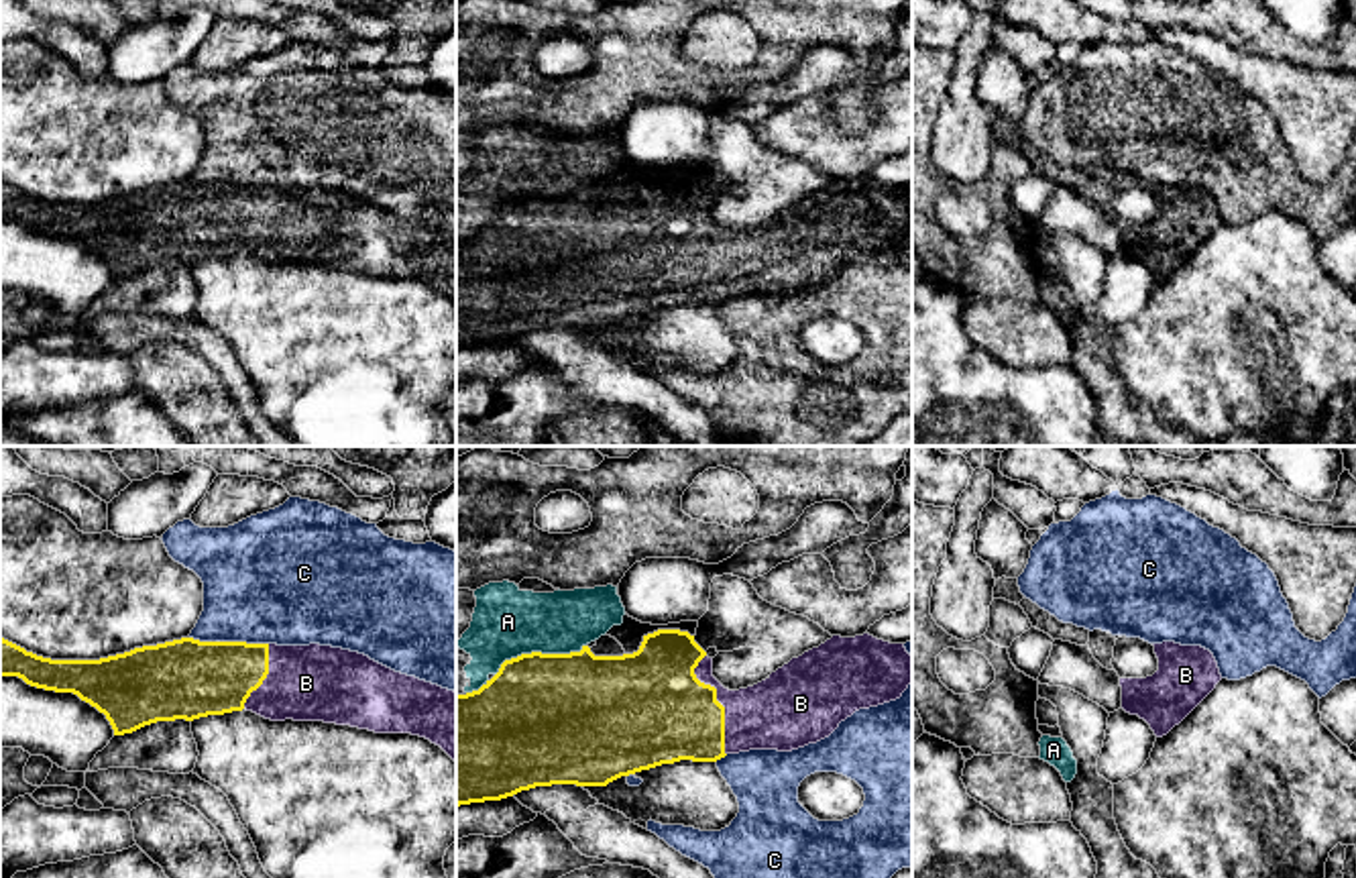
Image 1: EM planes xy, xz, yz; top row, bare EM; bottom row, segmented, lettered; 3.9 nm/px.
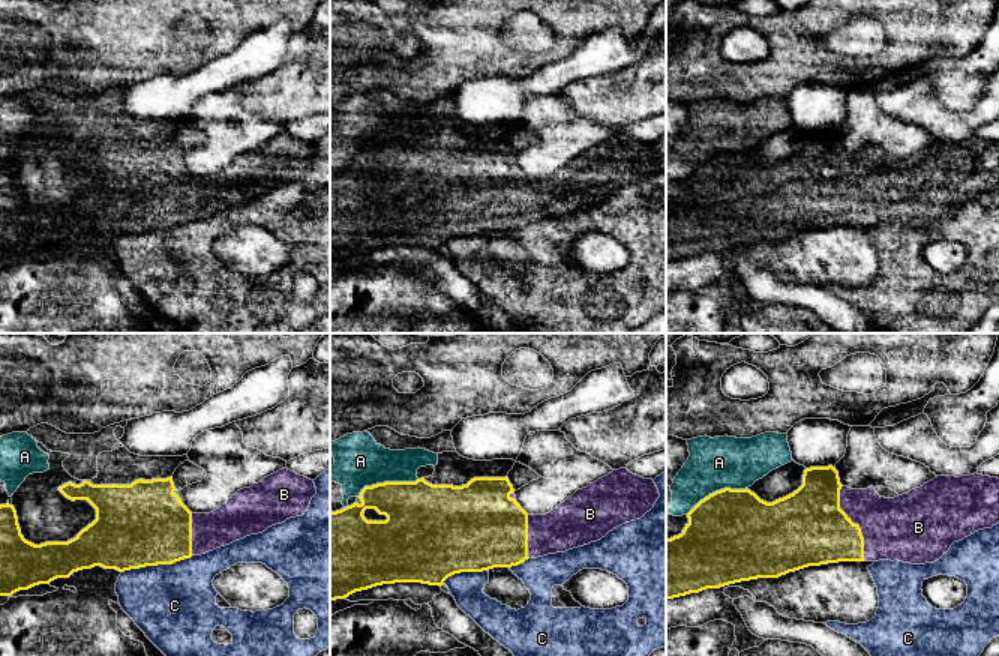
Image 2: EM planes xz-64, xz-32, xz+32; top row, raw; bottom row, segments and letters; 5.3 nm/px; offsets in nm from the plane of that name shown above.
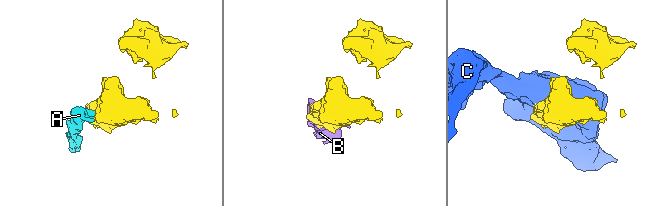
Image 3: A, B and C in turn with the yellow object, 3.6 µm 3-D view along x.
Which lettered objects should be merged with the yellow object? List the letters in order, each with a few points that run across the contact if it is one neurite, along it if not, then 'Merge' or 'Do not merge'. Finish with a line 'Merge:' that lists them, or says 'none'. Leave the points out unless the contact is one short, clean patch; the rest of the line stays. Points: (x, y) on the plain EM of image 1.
A: Line: xz (585, 188), (573, 196), (522, 196), (507, 202), (495, 218). Do not merge
B: Merge
C: Do not merge
Merge: B

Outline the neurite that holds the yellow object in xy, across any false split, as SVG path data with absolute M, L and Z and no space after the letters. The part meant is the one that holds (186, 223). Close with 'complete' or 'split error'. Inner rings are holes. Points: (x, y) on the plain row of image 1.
M0 181L0 220L73 236L110 265L114 279L157 265L193 265L252 255L271 265L324 265L375 277L411 277L440 289L456 306L456 236L395 216L364 198L332 189L200 185L181 181L100 204L51 204Z; split error

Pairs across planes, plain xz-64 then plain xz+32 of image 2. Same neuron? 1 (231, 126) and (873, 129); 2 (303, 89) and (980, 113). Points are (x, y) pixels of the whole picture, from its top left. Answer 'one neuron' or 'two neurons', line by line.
1: one neuron
2: one neuron

